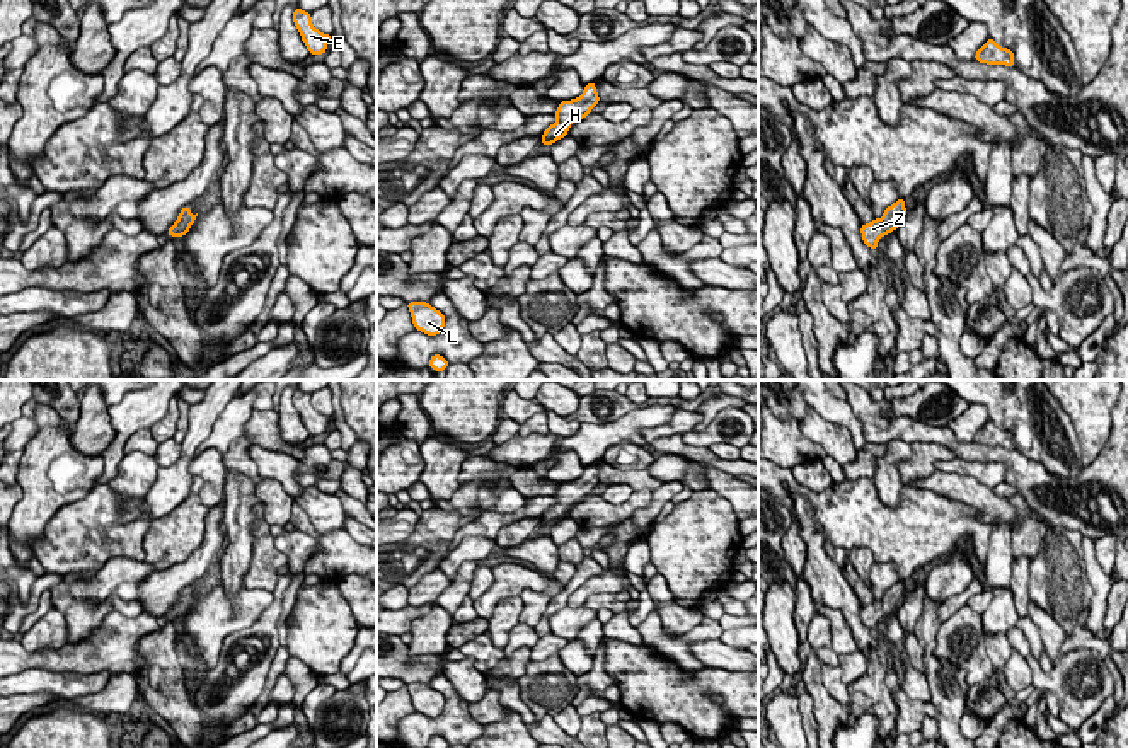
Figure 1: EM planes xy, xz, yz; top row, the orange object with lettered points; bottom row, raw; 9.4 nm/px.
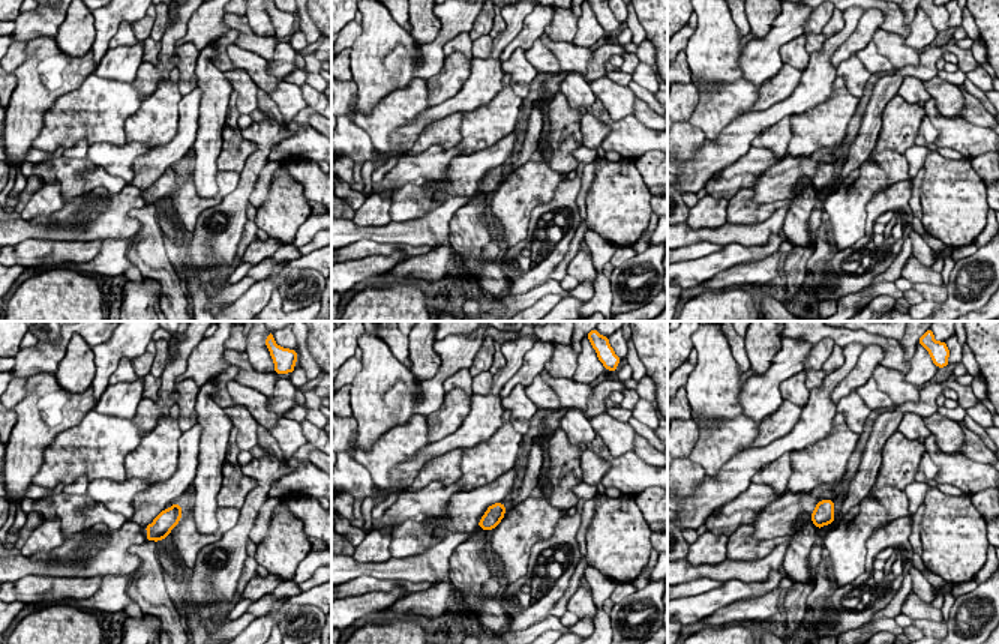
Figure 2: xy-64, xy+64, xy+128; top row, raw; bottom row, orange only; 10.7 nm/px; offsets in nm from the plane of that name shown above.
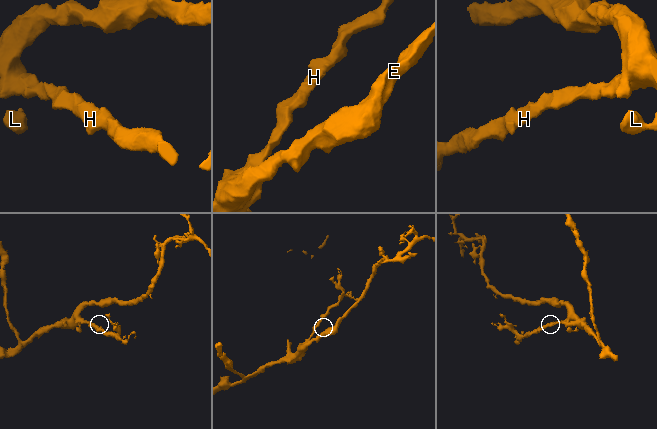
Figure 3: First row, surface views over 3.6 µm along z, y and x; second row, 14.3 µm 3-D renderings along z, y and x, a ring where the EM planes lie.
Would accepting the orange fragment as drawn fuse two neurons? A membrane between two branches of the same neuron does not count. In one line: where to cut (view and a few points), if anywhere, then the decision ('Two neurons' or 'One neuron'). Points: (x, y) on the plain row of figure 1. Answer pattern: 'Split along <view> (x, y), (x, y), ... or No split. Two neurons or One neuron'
No split. One neuron

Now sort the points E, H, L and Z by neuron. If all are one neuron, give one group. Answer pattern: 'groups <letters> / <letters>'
groups E H L Z

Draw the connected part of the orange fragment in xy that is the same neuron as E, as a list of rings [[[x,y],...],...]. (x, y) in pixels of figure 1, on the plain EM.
[[[295,390],[293,404],[302,417],[310,436],[324,436],[332,417],[320,414],[312,407],[310,394]]]

